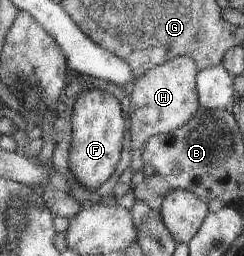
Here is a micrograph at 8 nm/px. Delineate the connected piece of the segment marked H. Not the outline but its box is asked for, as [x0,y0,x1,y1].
[129,55,200,172]

